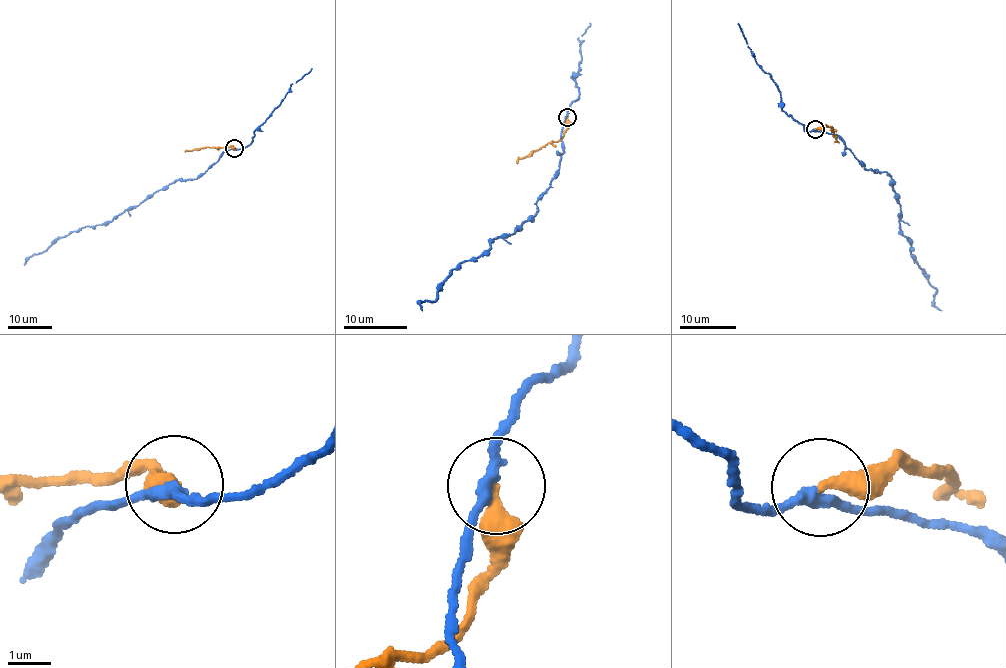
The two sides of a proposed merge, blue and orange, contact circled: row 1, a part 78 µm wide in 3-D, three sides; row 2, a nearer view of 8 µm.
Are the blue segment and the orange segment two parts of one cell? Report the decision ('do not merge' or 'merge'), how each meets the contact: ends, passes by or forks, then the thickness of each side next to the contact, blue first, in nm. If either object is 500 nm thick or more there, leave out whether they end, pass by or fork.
do not merge | blue passes by | orange ends | 240/360 nm

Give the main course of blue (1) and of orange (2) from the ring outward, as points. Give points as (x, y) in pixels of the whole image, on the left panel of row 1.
1: (235, 148), (222, 153), (195, 178), (173, 182), (110, 221), (61, 237), (42, 253), (34, 253), (24, 264)
2: (234, 148), (184, 151)

